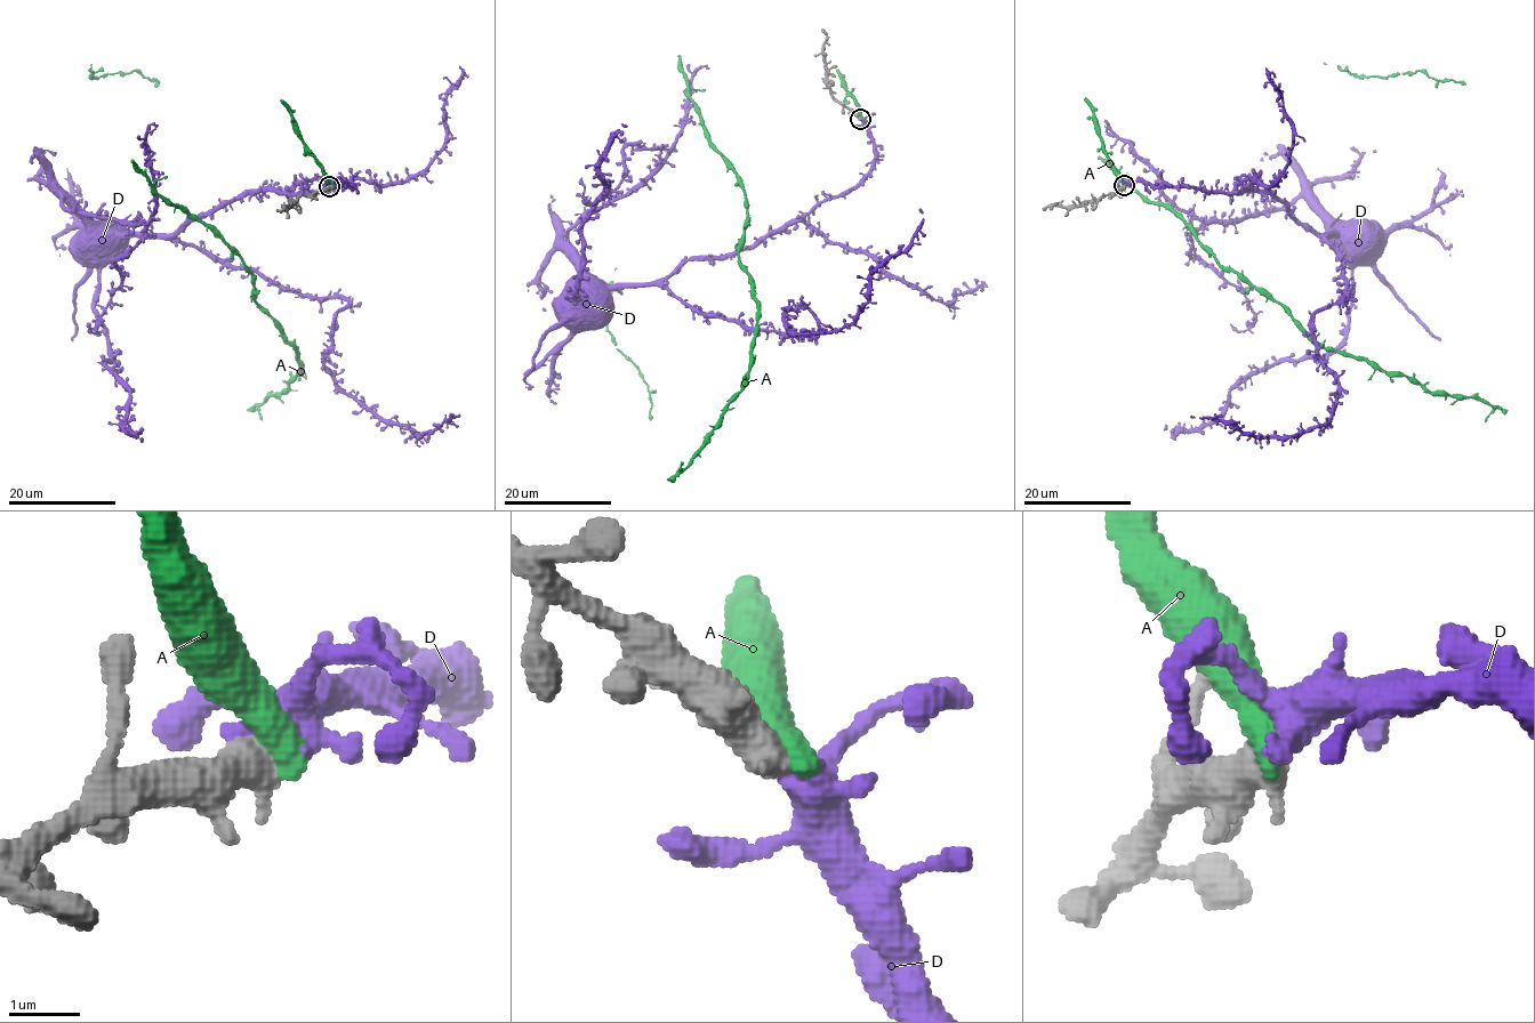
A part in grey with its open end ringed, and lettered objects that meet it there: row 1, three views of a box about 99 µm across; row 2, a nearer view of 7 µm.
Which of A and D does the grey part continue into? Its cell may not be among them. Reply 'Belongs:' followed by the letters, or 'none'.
Belongs: D

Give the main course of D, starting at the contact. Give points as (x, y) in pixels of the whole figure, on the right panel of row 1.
D: (1124, 185), (1264, 190), (1344, 266), (1345, 298), (1314, 315), (1339, 391), (1332, 418), (1269, 437), (1191, 416)

